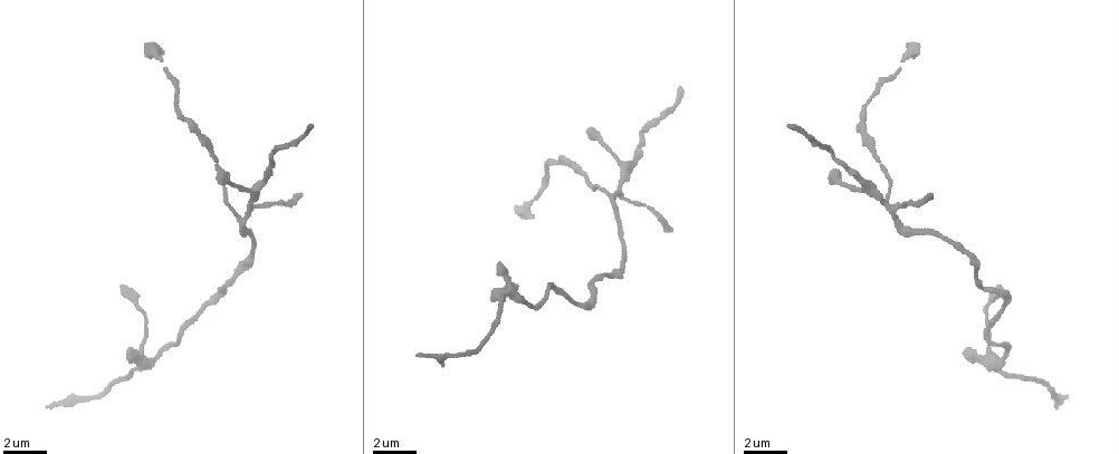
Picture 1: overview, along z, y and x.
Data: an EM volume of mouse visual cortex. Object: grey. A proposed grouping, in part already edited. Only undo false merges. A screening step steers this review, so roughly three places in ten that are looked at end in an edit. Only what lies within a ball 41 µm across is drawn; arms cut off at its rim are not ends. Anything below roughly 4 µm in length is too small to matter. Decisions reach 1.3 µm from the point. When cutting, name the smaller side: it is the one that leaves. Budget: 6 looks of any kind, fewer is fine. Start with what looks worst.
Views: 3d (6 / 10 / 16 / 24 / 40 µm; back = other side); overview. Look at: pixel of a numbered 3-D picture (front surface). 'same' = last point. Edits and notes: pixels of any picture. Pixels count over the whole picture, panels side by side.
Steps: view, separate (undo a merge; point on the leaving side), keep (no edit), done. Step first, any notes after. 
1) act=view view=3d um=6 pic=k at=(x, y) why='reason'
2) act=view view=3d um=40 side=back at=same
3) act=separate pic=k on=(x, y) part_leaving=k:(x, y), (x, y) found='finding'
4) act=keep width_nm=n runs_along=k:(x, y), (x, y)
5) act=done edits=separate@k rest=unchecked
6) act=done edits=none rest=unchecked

act=view view=3d um=10 pic=1 at=(892, 216) why='four or more arms meet'

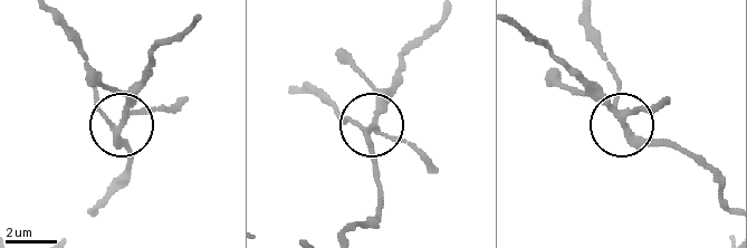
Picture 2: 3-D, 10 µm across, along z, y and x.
act=view view=3d um=6 pic=2 at=(621, 122)

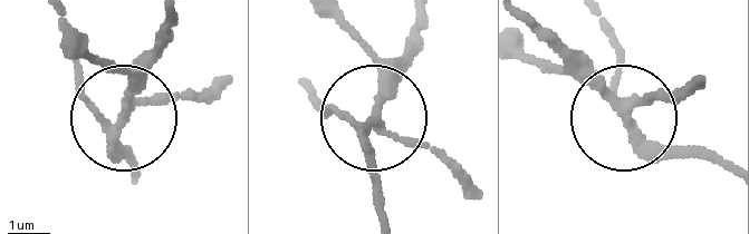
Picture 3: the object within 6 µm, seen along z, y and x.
act=keep side_arm_um=8 runs_along=3:(382, 216), (371, 109), (385, 67), (421, 28) found='one cell here'

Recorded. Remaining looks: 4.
act=view view=3d um=16 pic=1 at=(141, 365) why='four-way junction'

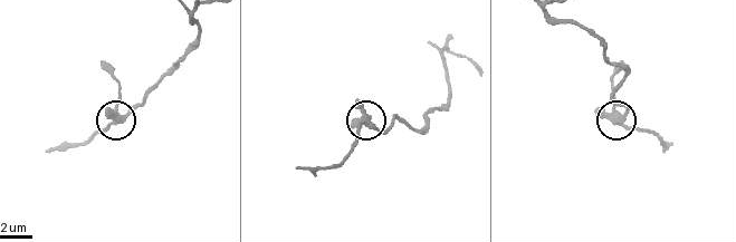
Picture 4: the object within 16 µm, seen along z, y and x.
act=view view=3d um=16 side=back at=same why='from behind'

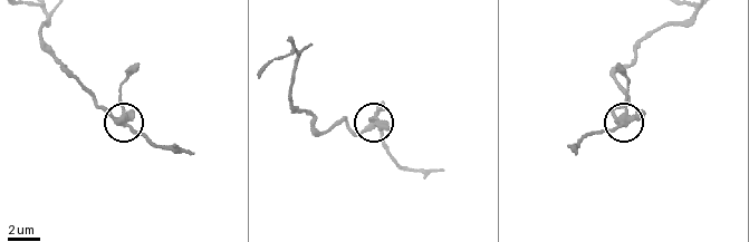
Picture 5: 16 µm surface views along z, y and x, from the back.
act=keep arms=4 runs_along=5:(45, 44), (54, 58), (97, 105), (124, 119), (122, 84) found='one cell here'

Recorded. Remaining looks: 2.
act=view view=3d um=6 pic=1 at=(1008, 300)

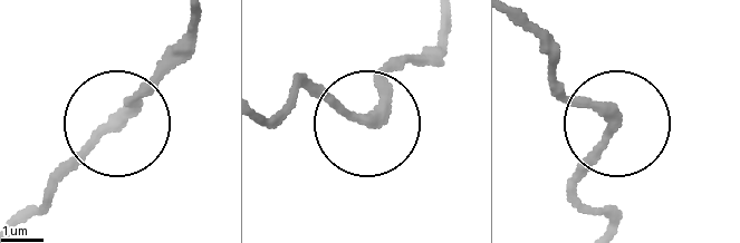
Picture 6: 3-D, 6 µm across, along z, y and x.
act=view view=3d um=6 side=back pic=6 at=(357, 118)

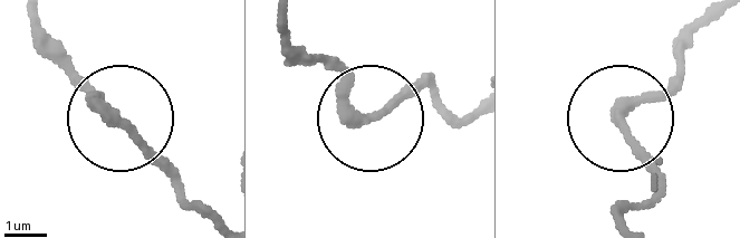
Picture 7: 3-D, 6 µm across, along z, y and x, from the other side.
act=keep runs_along=7:(47, 36), (68, 75), (182, 189) found='one cell here'

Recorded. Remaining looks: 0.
act=done edits=none rest=unchecked

